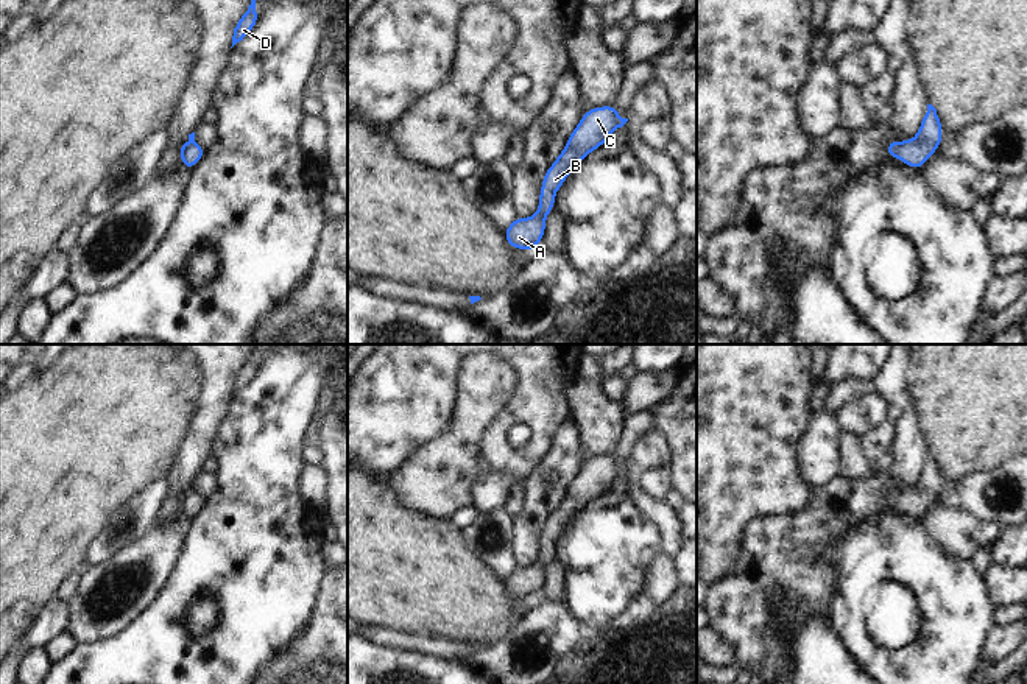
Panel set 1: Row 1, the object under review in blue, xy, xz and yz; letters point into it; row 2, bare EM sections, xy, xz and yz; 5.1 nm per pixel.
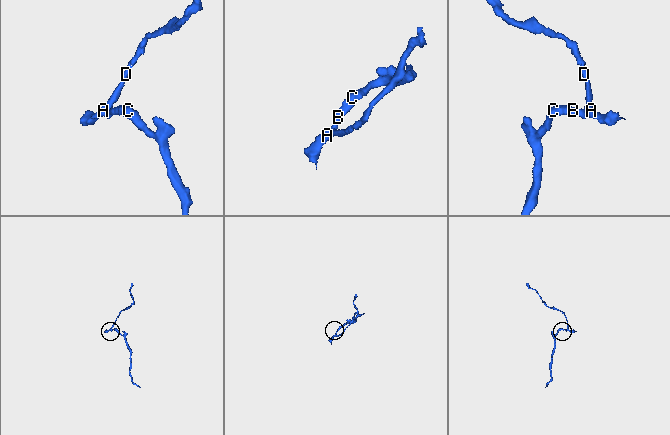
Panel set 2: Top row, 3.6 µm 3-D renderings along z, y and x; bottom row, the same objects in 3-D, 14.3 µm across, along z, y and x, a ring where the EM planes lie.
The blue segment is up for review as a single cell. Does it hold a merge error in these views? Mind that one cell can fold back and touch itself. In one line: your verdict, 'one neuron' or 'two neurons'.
one neuron

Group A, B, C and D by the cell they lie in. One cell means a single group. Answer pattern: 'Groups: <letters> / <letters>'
Groups: A B C D.

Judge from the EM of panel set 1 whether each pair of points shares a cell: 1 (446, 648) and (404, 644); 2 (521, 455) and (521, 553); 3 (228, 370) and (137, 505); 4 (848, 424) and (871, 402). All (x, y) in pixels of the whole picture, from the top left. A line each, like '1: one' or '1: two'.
1: one
2: two
3: two
4: one

